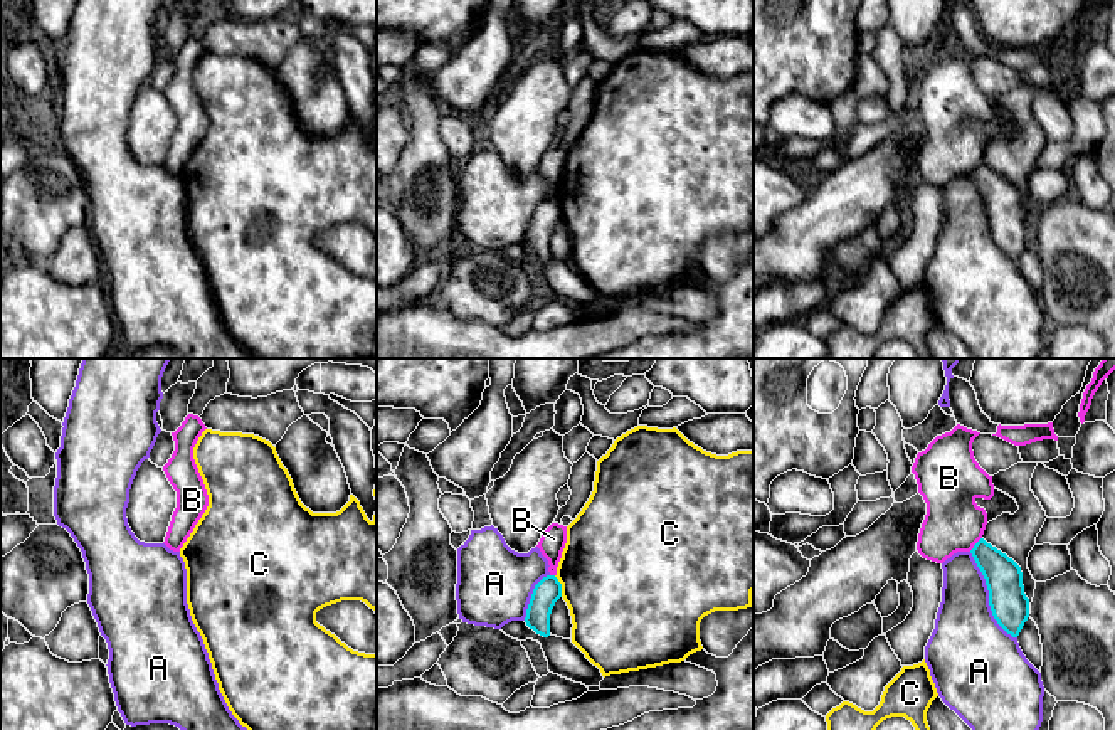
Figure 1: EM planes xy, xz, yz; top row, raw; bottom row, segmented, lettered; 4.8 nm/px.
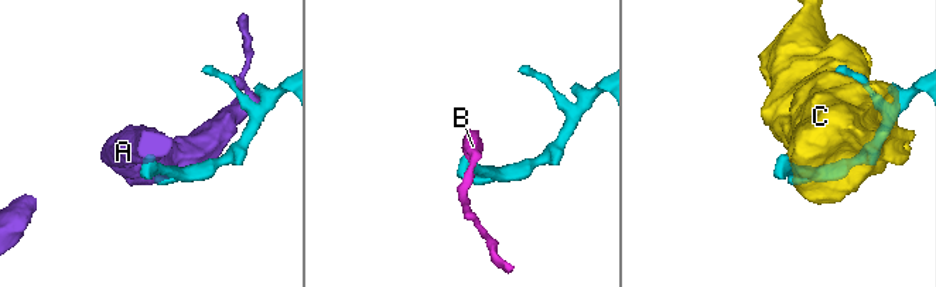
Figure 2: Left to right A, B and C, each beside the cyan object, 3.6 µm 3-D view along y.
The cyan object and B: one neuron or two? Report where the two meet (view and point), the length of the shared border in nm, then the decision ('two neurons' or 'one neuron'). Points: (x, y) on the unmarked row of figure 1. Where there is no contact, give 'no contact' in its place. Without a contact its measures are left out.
yz (976, 167) | 90 nm | two neurons

